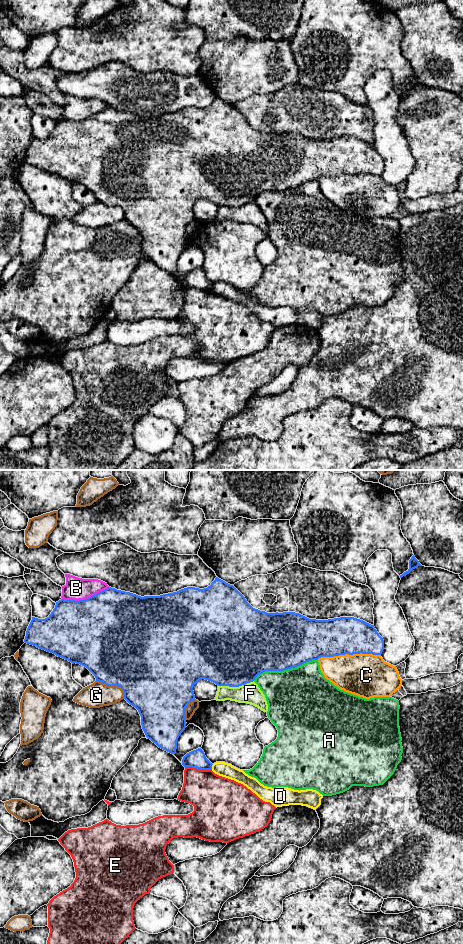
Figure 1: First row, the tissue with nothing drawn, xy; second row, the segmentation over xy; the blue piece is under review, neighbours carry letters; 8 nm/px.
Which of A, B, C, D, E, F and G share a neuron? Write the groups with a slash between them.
A / B / C / D G / E / F

